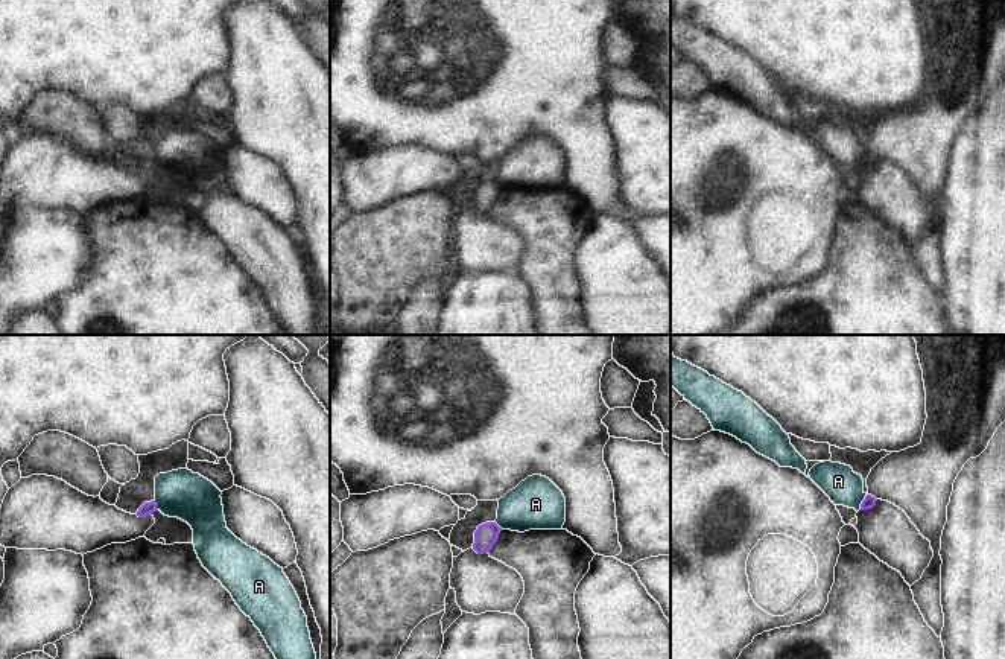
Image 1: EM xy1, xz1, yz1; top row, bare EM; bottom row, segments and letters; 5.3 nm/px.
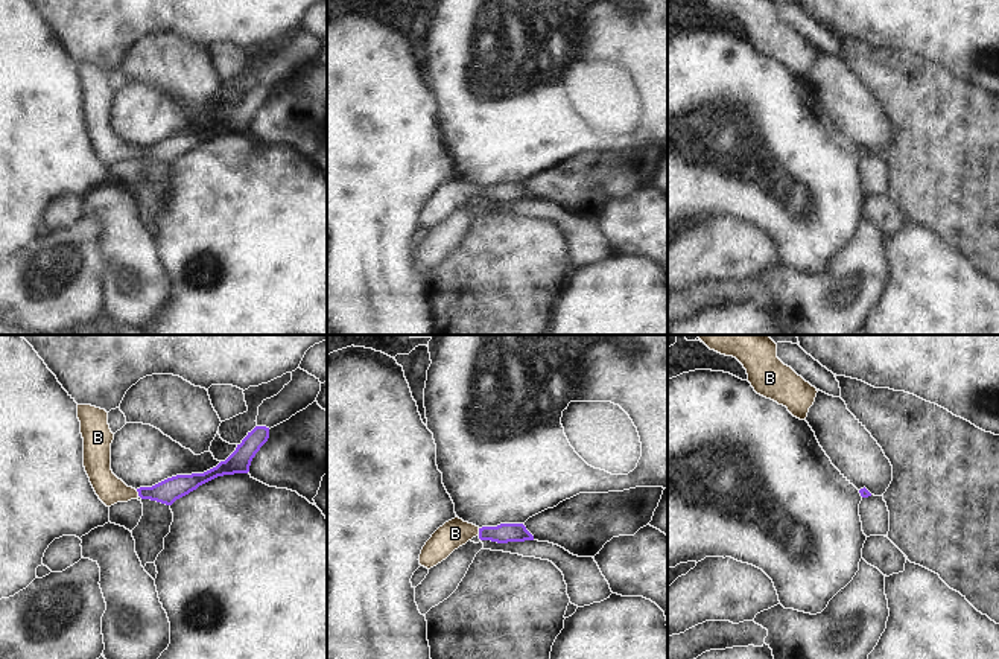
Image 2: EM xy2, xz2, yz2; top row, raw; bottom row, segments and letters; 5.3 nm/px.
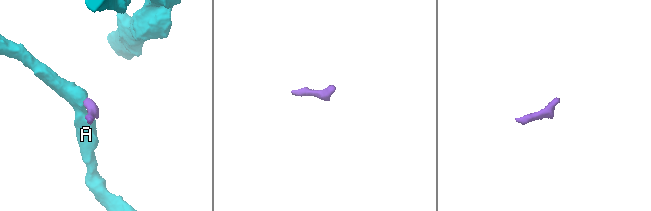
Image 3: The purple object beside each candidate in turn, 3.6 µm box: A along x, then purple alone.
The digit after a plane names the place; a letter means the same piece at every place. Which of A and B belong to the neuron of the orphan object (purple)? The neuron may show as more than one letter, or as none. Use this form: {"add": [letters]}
{"add": ["B"]}

